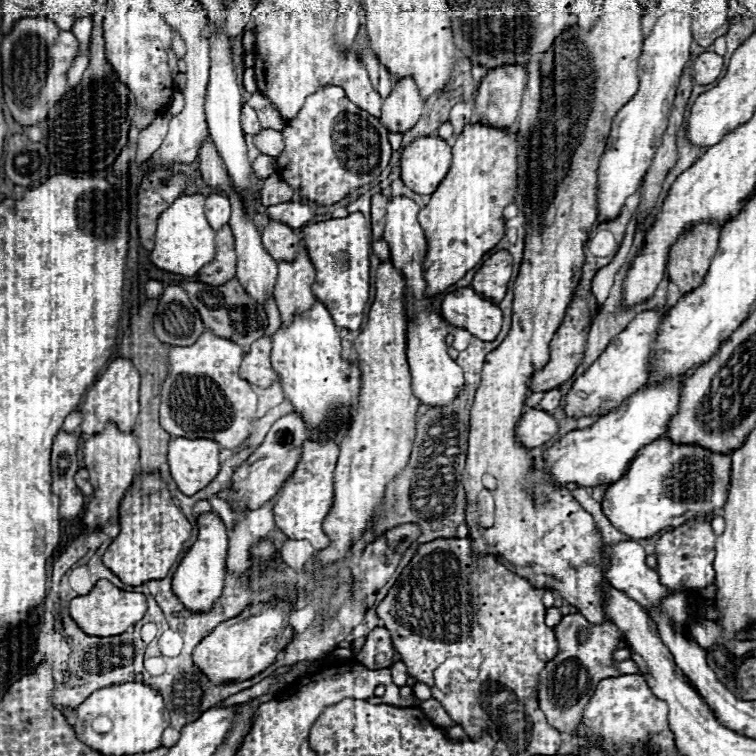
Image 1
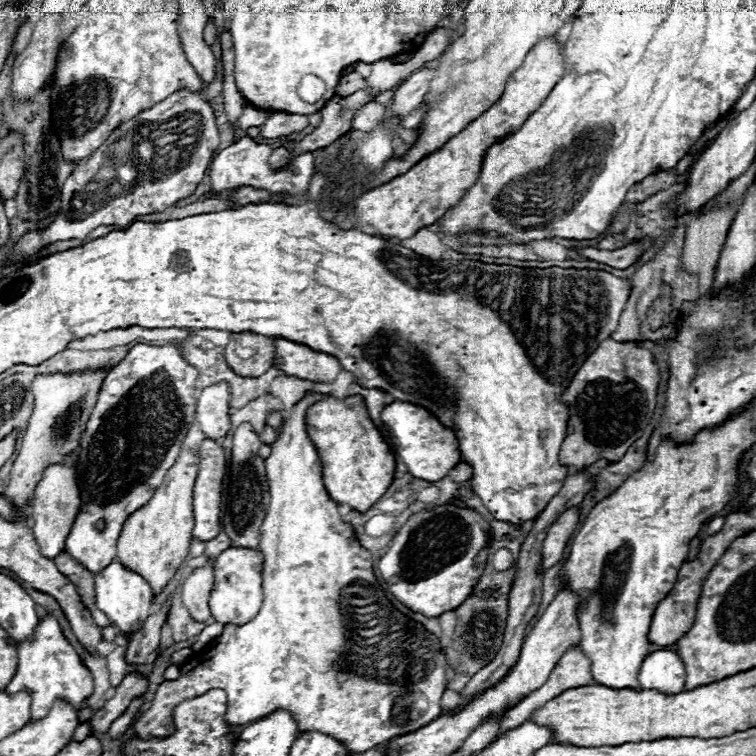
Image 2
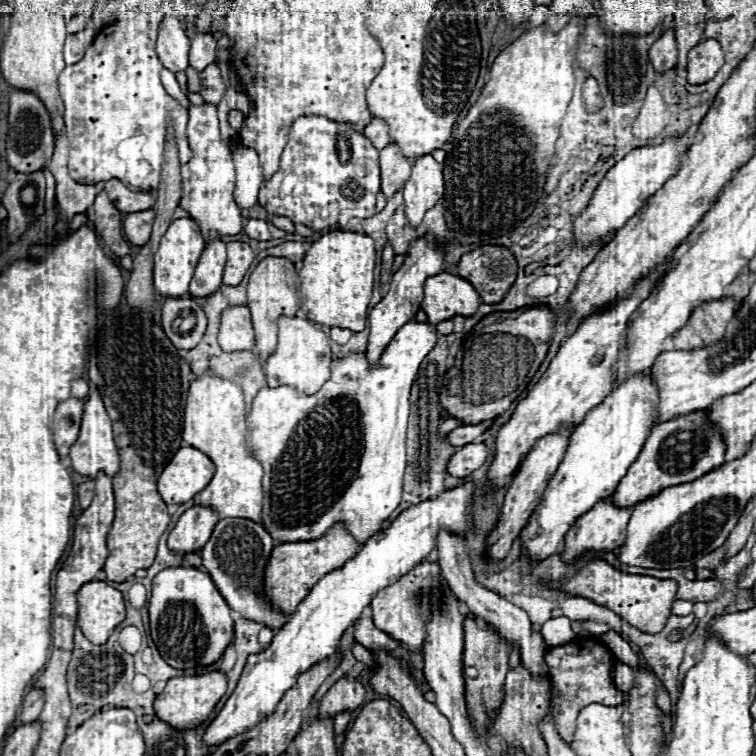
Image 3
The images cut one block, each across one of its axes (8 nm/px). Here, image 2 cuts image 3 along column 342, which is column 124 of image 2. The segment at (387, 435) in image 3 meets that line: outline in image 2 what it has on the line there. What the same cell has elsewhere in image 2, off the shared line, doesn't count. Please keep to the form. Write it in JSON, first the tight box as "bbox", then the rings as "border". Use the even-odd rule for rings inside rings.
{"bbox":[66,344,196,574],"border":[[[136,344],[104,378],[96,406],[82,434],[78,456],[78,486],[82,510],[78,512],[66,550],[90,572],[98,574],[116,558],[116,542],[132,512],[142,508],[170,464],[194,420],[196,372],[182,358],[178,346]]]}

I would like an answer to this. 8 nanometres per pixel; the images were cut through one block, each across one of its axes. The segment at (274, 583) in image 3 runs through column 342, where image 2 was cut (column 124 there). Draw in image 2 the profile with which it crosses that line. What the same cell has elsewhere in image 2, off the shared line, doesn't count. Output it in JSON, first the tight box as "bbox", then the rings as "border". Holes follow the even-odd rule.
{"bbox":[116,420,204,592],"border":[[[194,420],[188,428],[188,434],[182,442],[180,454],[176,462],[166,472],[162,484],[154,490],[154,496],[148,500],[146,506],[138,508],[124,524],[122,536],[116,544],[116,560],[126,564],[130,570],[146,576],[148,584],[154,592],[160,592],[166,582],[174,576],[176,568],[184,562],[188,554],[188,546],[192,540],[192,490],[200,468],[200,444],[204,440],[204,432],[200,430],[198,422]]]}

